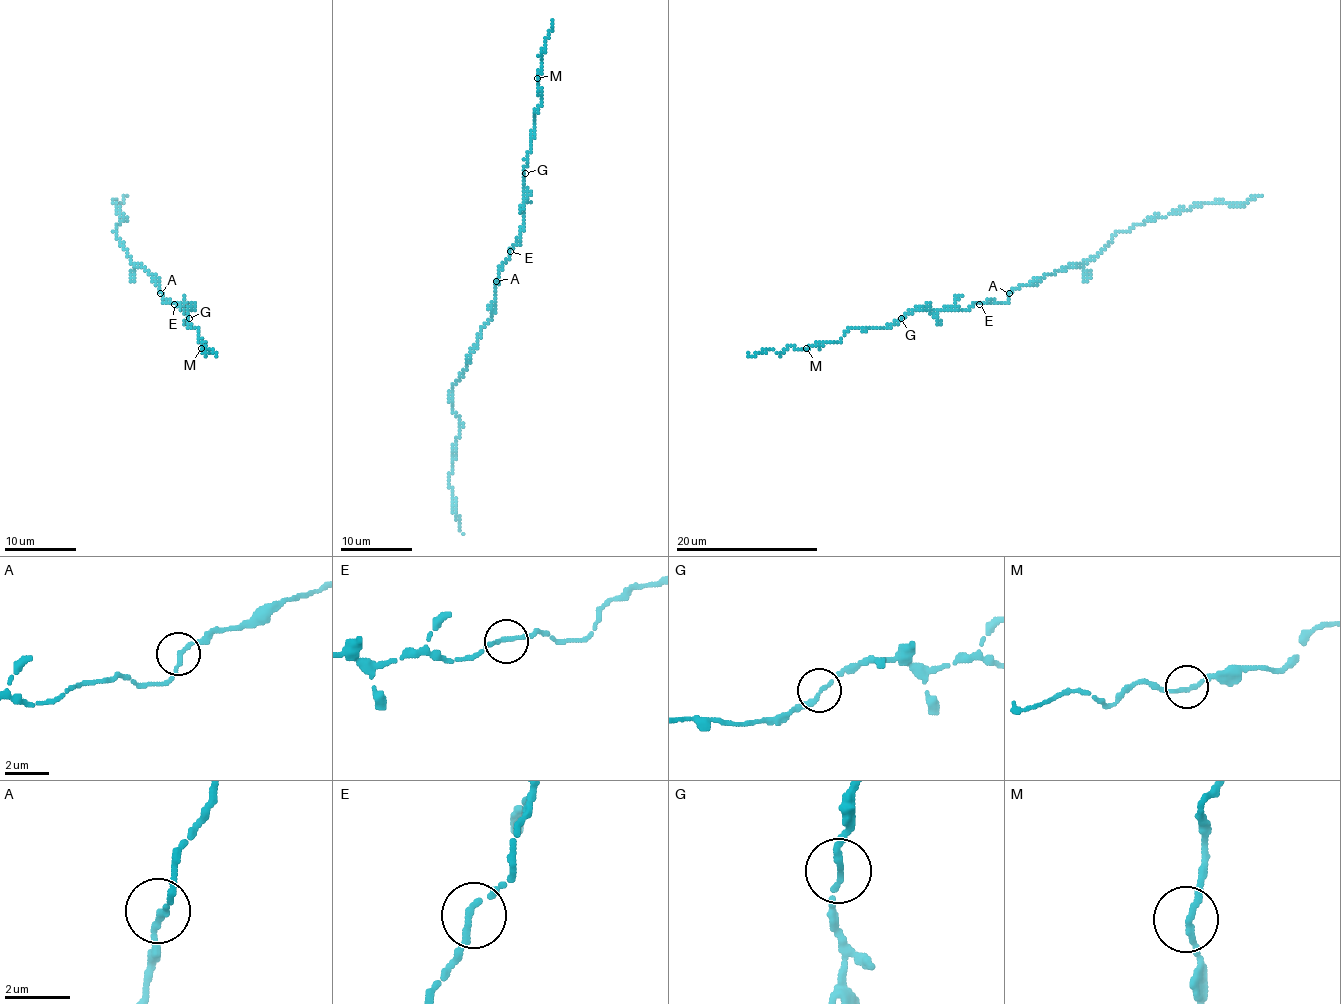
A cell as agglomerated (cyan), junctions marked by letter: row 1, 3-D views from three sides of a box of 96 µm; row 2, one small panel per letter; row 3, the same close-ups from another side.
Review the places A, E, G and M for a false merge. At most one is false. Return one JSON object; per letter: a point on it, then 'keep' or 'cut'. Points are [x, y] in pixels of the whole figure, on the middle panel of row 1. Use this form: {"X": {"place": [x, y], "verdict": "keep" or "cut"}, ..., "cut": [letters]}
{"A": {"place": [496, 281], "verdict": "keep"}, "E": {"place": [510, 251], "verdict": "keep"}, "G": {"place": [525, 173], "verdict": "keep"}, "M": {"place": [537, 78], "verdict": "keep"}, "cut": []}

